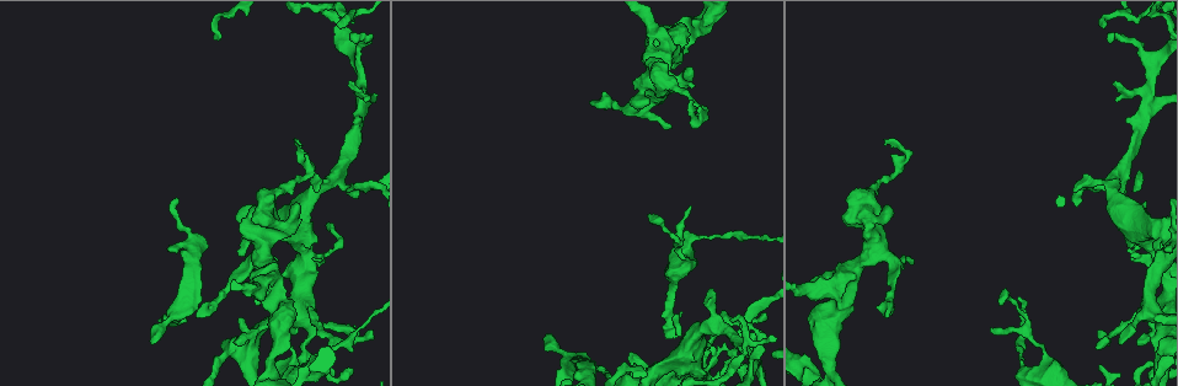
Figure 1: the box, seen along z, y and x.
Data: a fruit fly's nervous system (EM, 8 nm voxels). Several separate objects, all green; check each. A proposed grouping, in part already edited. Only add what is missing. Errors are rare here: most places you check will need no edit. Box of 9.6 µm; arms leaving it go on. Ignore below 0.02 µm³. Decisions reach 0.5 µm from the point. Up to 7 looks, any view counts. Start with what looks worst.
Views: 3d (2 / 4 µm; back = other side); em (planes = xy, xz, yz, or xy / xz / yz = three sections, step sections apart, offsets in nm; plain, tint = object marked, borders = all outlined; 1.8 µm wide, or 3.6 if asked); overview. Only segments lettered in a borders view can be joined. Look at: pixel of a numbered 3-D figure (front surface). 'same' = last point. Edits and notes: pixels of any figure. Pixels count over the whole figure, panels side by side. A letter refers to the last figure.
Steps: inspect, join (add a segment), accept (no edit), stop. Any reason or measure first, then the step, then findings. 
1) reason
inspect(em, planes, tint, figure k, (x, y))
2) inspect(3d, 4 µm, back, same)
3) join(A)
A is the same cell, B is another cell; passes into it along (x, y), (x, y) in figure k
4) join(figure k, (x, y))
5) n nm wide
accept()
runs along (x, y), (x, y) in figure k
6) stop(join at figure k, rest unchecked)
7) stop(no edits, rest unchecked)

end of a long branch
inspect(3d, 2 µm, figure 1, (691, 101))

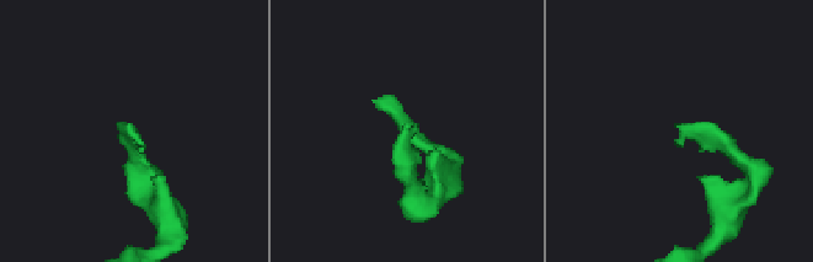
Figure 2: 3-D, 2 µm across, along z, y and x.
need the tissue
inspect(em, xz, step 4, tint, figure 2, (413, 132))

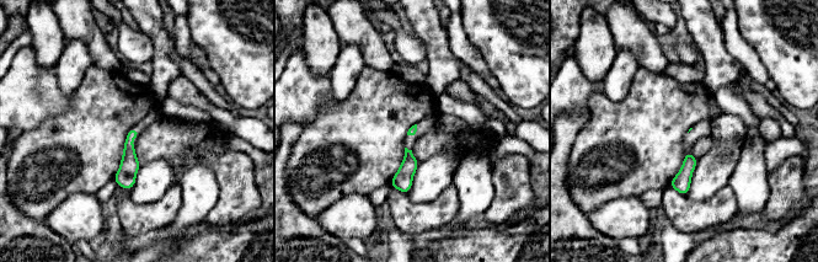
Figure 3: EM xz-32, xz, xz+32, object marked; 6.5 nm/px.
another direction
inspect(em, planes, borders, same)

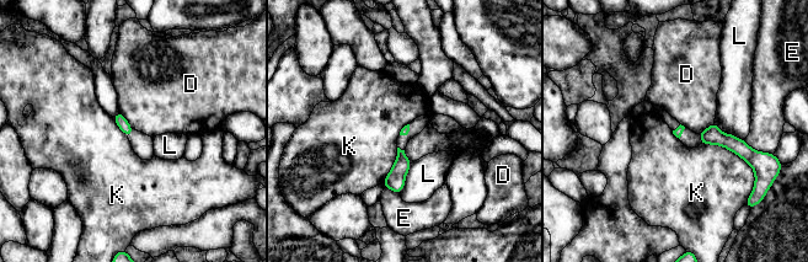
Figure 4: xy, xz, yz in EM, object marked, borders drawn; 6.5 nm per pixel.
accept()
D, E, K and L are other cells; border along (723, 146), (740, 156), (755, 175) in figure 4; none of them fits

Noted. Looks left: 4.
free end
inspect(3d, 4 µm, back, figure 1, (151, 342))

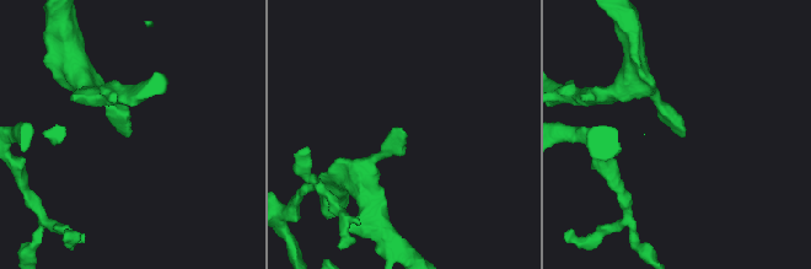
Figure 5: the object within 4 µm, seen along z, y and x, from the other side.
inspect(em, planes, tint, figure 5, (683, 134))

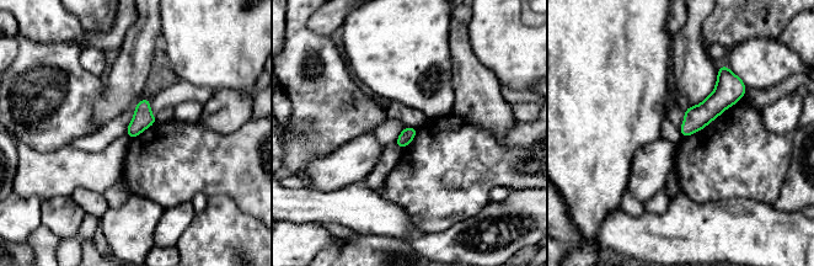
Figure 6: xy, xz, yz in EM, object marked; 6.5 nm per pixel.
inspect(em, planes, borders, same)

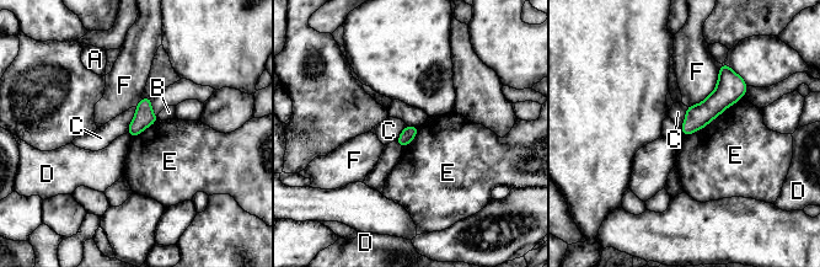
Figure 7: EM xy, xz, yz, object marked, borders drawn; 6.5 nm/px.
accept()
A, B, C, D, E and F are other cells; runs along (724, 68), (724, 92), (686, 132) in figure 7; no lettered segment goes on from it

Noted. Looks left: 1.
stop(no edits, rest unchecked)

